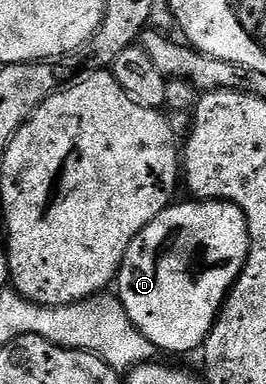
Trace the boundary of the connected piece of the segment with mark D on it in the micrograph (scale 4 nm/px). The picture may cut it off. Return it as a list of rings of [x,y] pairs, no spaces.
[[[186,199],[183,205],[178,204],[170,204],[132,239],[118,269],[116,296],[122,301],[128,318],[158,351],[190,353],[205,346],[206,336],[218,320],[230,288],[242,274],[250,254],[250,232],[244,211],[232,201]]]

